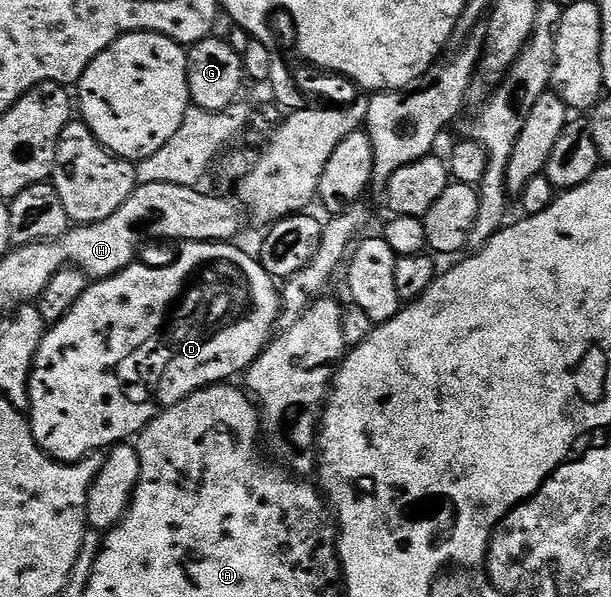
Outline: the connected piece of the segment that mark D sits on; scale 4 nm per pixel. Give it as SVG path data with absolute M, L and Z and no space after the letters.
M231 241L221 243L183 243L180 246L179 256L172 263L164 267L146 267L142 261L136 261L123 271L111 275L108 279L94 280L84 293L61 317L61 321L50 324L49 330L44 334L41 345L37 349L35 365L31 369L31 405L29 408L29 422L31 432L46 455L50 455L59 463L75 463L79 459L86 459L88 455L110 449L116 443L130 440L138 436L139 432L151 420L156 419L161 411L177 405L185 397L203 387L222 384L231 381L235 374L246 372L251 363L272 338L276 328L279 312L281 310L281 291L276 280L259 263L254 254L246 255L236 244Z

